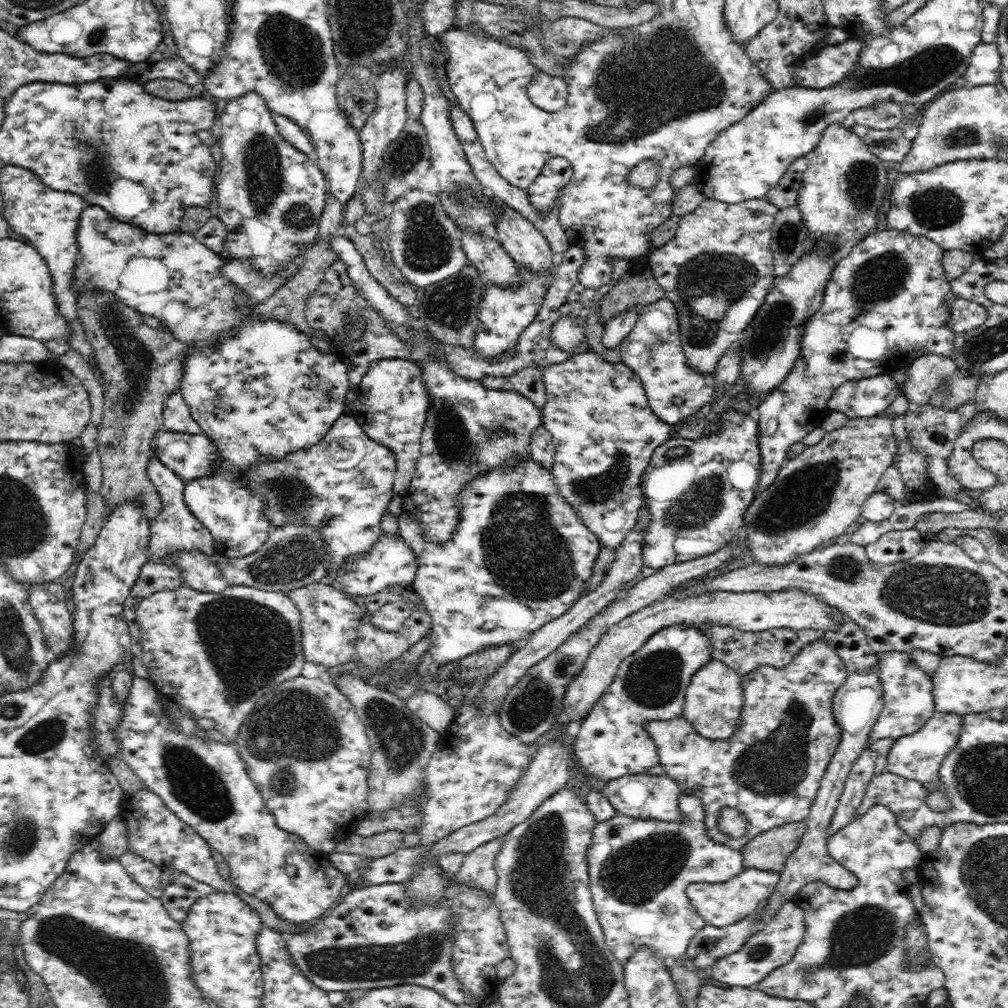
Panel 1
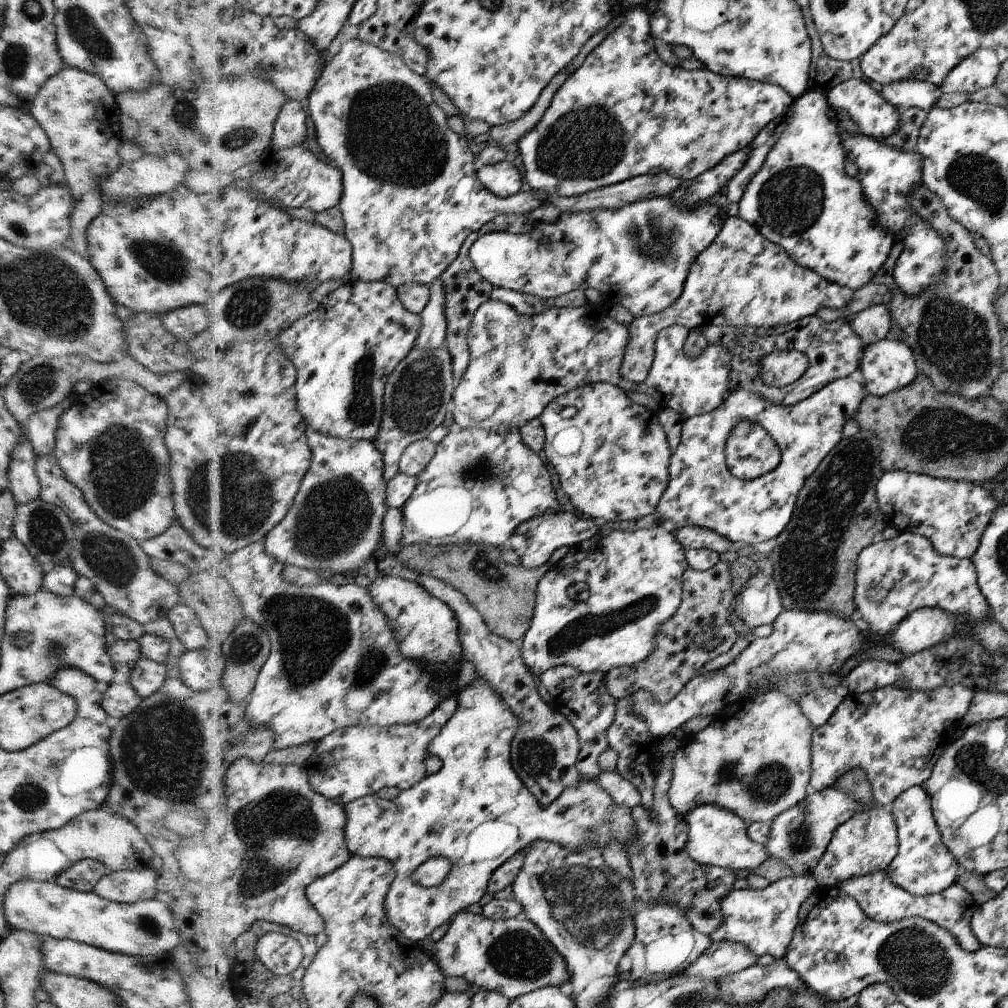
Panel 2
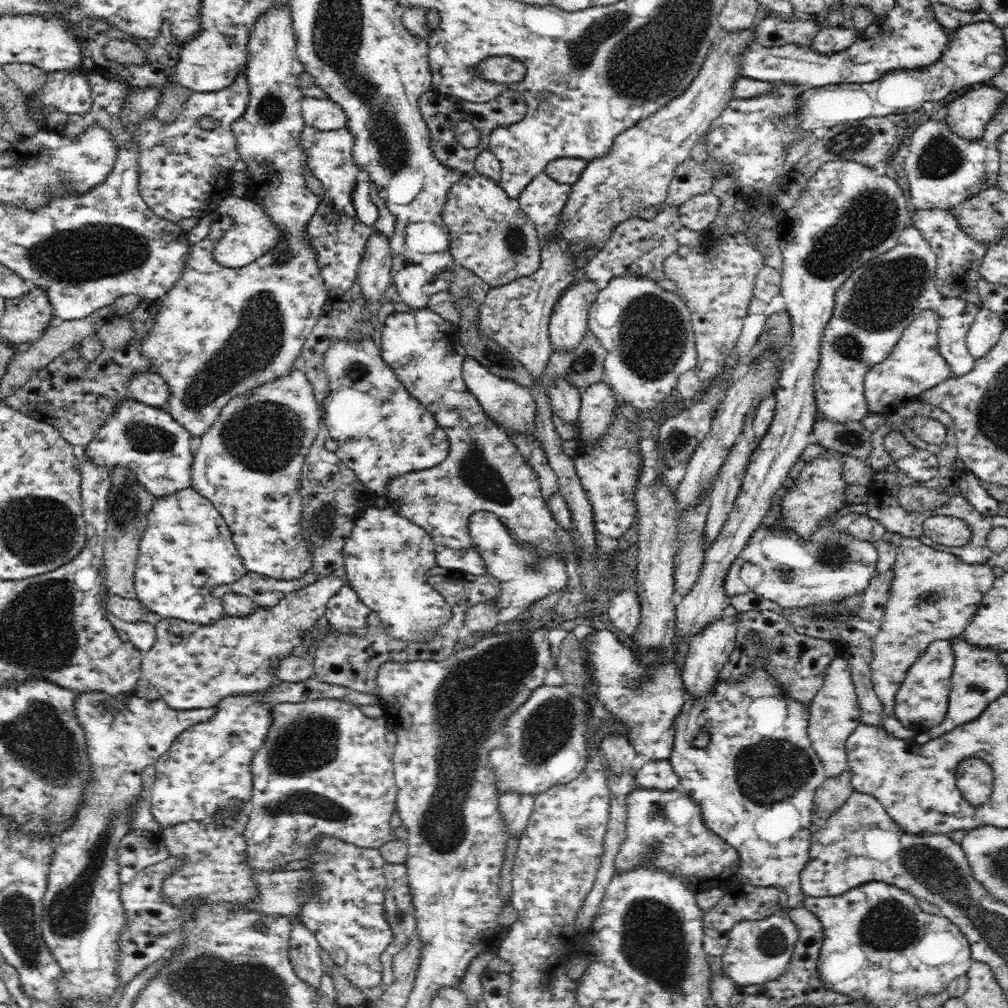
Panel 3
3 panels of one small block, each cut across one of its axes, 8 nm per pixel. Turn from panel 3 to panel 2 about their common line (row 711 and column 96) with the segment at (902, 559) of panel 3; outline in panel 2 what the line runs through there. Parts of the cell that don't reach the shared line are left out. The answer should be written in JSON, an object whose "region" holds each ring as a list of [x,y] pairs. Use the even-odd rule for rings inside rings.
{"region":[[[151,868],[138,871],[111,871],[98,881],[93,891],[106,900],[134,904],[154,899],[157,882],[157,874]]]}

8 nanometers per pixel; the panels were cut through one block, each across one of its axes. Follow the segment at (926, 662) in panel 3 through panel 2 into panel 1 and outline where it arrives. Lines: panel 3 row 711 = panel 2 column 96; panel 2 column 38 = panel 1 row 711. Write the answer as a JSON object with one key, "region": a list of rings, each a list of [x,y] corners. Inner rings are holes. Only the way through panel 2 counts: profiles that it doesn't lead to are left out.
{"region":[[[892,650],[881,654],[877,664],[883,686],[883,708],[879,718],[874,722],[869,742],[885,738],[897,739],[921,730],[935,713],[932,678],[926,671],[913,664],[906,652]]]}

